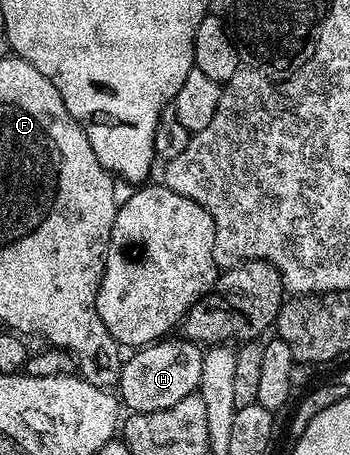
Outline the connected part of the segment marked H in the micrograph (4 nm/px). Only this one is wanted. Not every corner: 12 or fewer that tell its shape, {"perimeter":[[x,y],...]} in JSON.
{"perimeter":[[162,339],[124,358],[120,400],[154,413],[194,396],[202,346]]}

